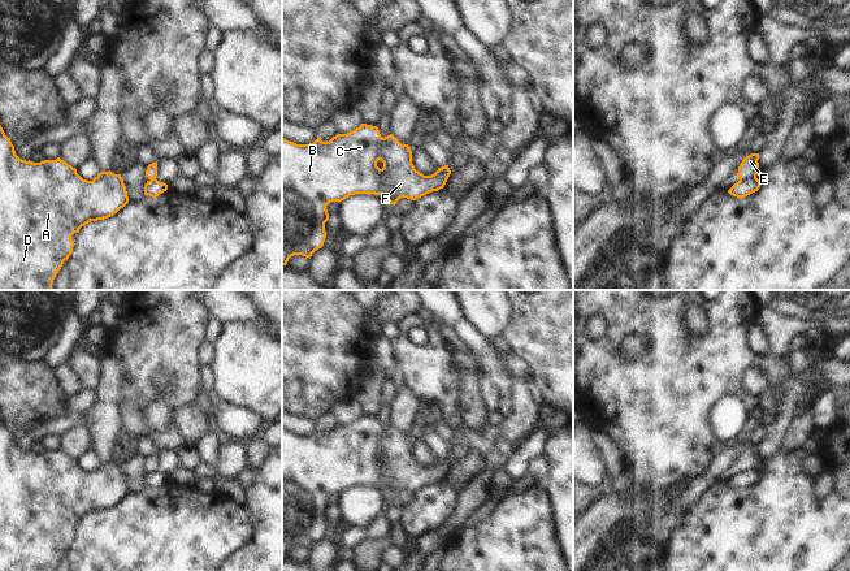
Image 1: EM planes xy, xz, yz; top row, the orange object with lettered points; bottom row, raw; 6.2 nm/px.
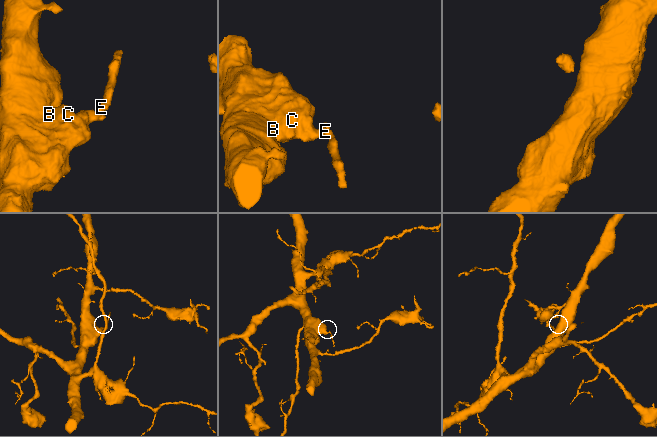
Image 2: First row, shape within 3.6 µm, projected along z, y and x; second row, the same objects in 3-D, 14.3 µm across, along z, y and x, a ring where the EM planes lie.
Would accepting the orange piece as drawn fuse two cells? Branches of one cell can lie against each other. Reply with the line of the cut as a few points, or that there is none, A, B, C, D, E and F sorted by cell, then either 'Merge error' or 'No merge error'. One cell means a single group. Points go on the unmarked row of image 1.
Split along yz (755, 467), (740, 471). Groups: A B C D F / E. Merge error

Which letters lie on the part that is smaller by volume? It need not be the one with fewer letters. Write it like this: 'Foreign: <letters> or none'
Foreign: E

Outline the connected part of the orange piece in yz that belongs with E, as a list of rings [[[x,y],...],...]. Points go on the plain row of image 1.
[[[751,445],[746,447],[738,458],[738,470],[740,471],[751,471],[756,468],[759,459],[759,445]]]

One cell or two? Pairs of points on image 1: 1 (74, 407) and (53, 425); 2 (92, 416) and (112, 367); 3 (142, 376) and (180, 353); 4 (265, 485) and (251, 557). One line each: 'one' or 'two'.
1: two
2: one
3: one
4: one

